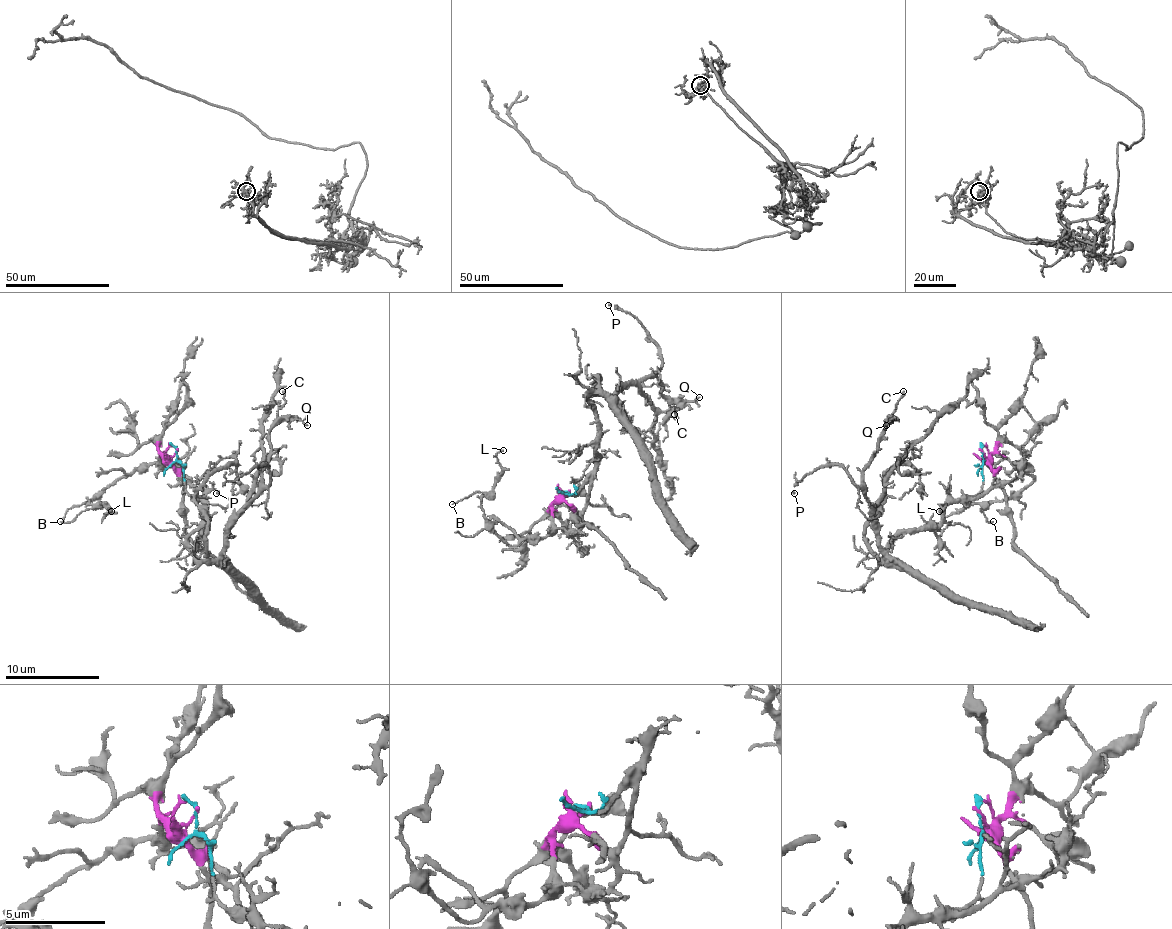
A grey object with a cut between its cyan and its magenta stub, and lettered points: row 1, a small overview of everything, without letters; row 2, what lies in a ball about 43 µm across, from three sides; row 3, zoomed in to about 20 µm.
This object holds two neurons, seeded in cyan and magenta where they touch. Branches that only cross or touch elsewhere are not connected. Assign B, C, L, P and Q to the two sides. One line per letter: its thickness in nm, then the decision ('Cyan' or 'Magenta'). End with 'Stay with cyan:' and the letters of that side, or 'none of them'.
B: Thickness 110 nm. Magenta
C: Thickness 160 nm. Cyan
L: Thickness 100 nm. Magenta
P: Thickness 110 nm. Cyan
Q: Thickness 100 nm. Cyan
Stay with cyan: C, P, Q

